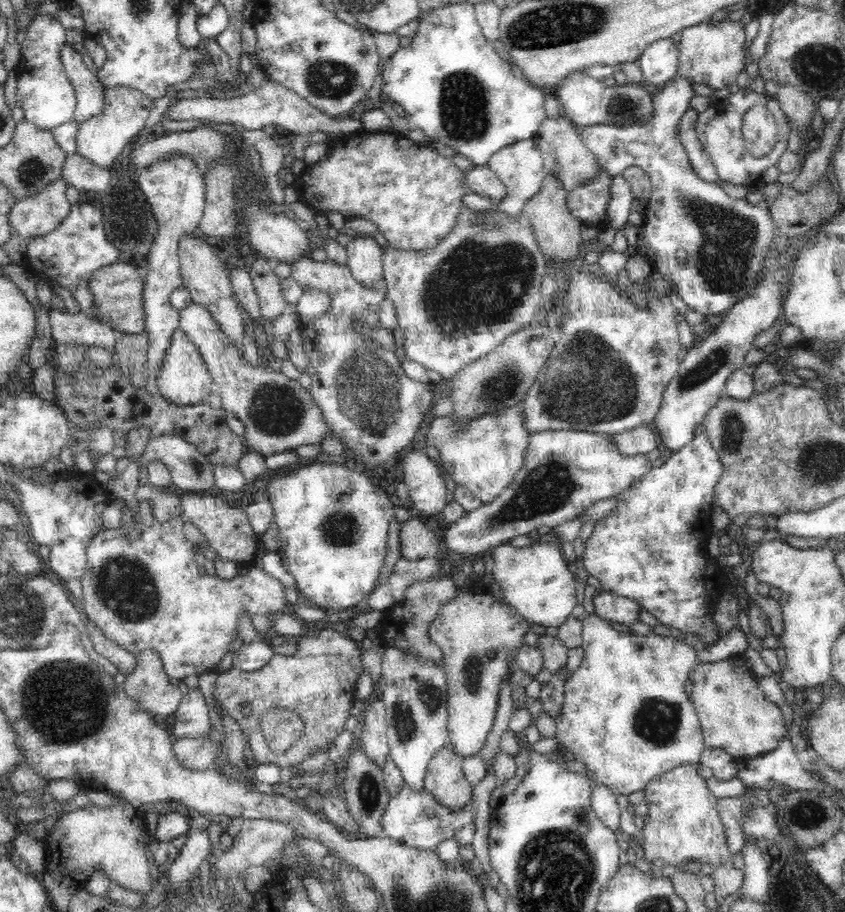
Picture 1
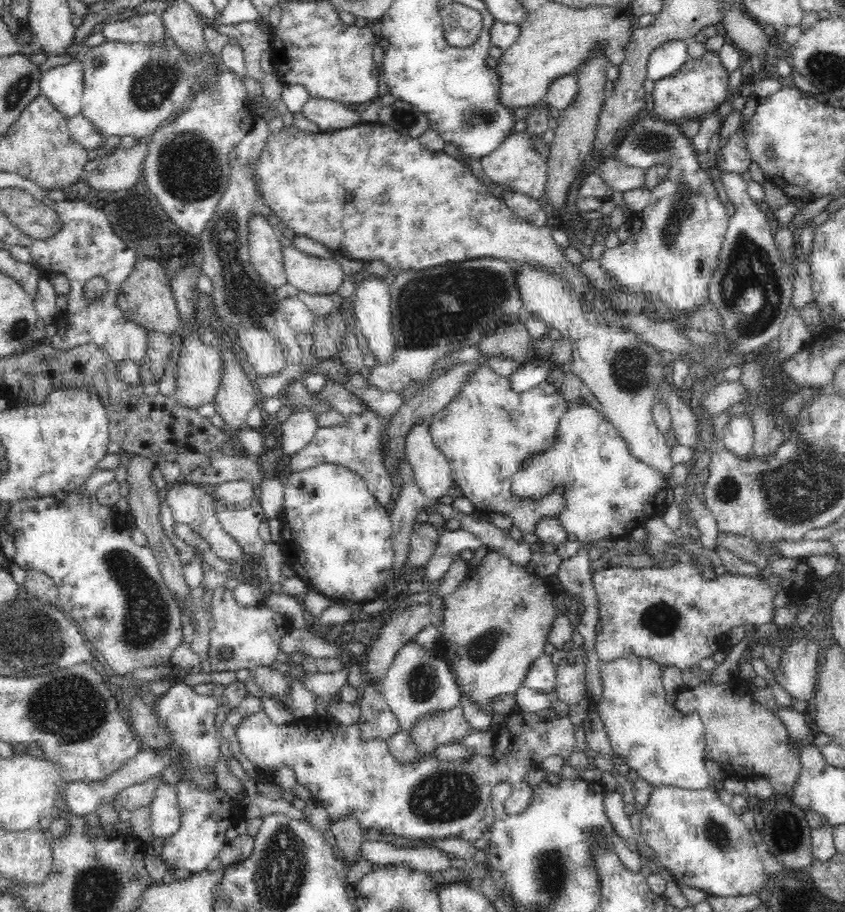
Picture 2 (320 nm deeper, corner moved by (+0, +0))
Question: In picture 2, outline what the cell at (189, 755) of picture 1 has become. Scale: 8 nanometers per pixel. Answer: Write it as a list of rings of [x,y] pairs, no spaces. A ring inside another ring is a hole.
[[[152,776],[150,780],[146,782],[138,782],[138,784],[132,784],[121,790],[112,800],[112,808],[116,813],[120,813],[123,808],[126,808],[130,813],[135,812],[142,806],[149,806],[154,798],[156,788],[160,785],[165,785],[159,776]]]

